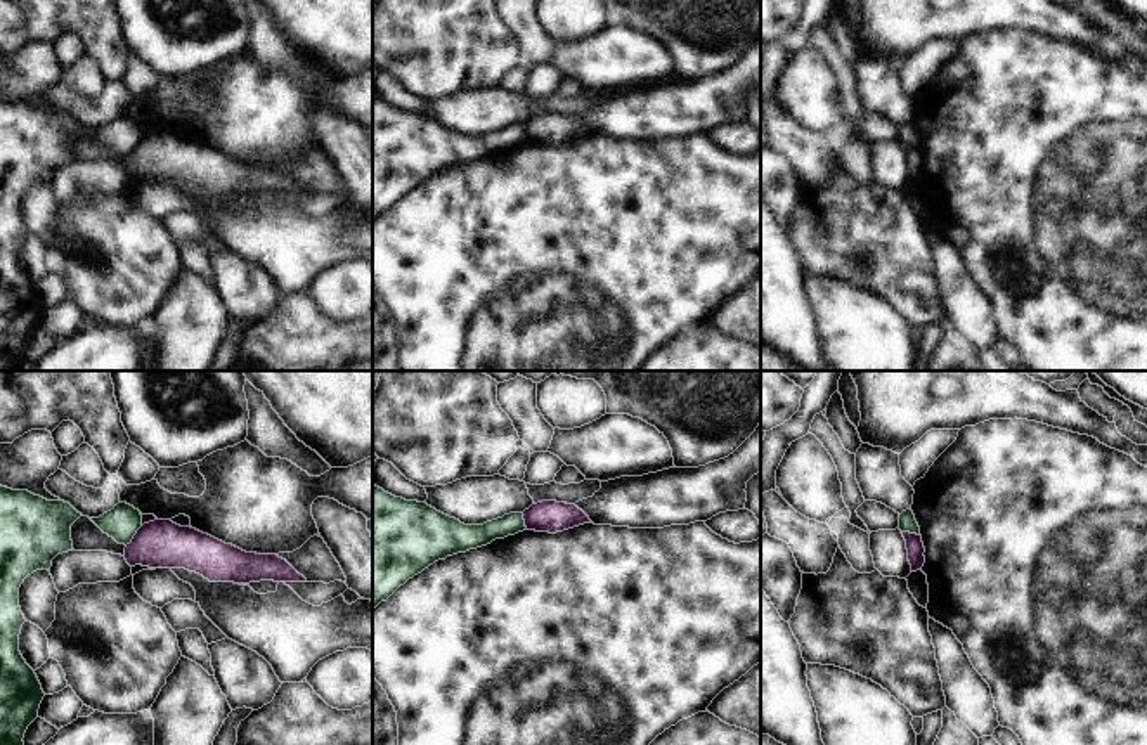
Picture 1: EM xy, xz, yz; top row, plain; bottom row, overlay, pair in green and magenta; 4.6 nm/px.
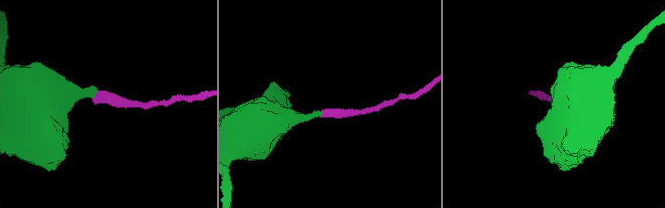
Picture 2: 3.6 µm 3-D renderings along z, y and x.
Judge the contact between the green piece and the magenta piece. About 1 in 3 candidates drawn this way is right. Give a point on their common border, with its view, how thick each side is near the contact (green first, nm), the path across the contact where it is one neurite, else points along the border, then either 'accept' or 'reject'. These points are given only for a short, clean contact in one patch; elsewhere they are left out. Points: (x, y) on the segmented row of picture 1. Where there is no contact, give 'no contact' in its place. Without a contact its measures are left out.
xy (134, 534) | 160/220 nm | along xy (142, 525), (125, 544) | reject

